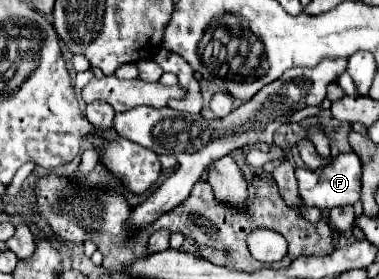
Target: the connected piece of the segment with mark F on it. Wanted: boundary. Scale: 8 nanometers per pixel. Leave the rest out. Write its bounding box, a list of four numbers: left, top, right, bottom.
[295,154,361,214]

